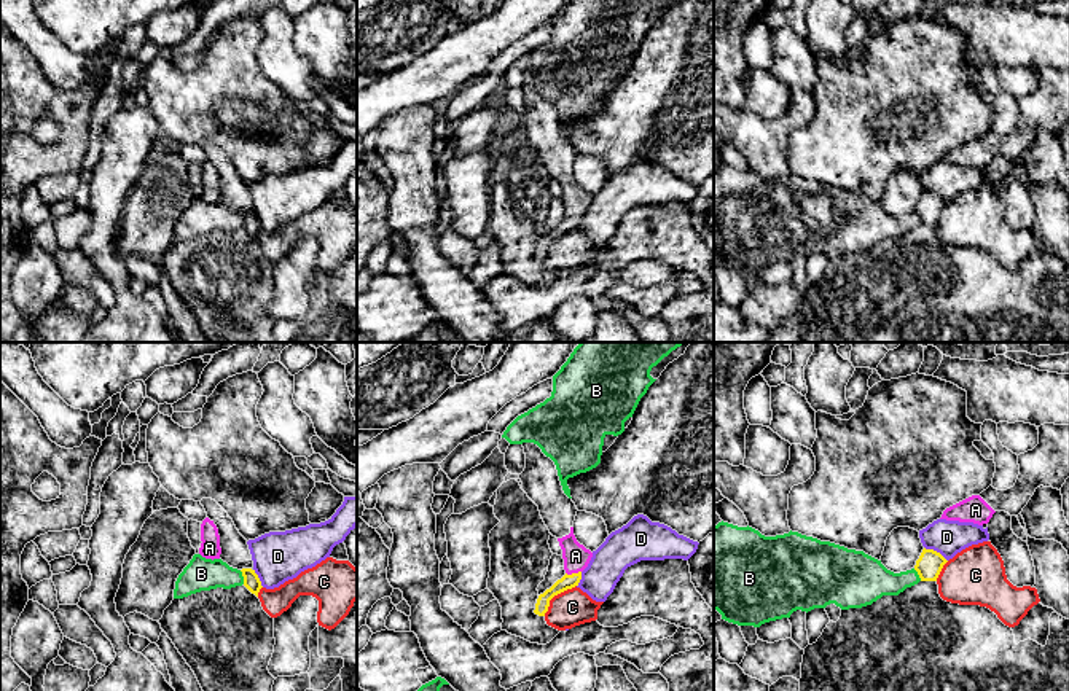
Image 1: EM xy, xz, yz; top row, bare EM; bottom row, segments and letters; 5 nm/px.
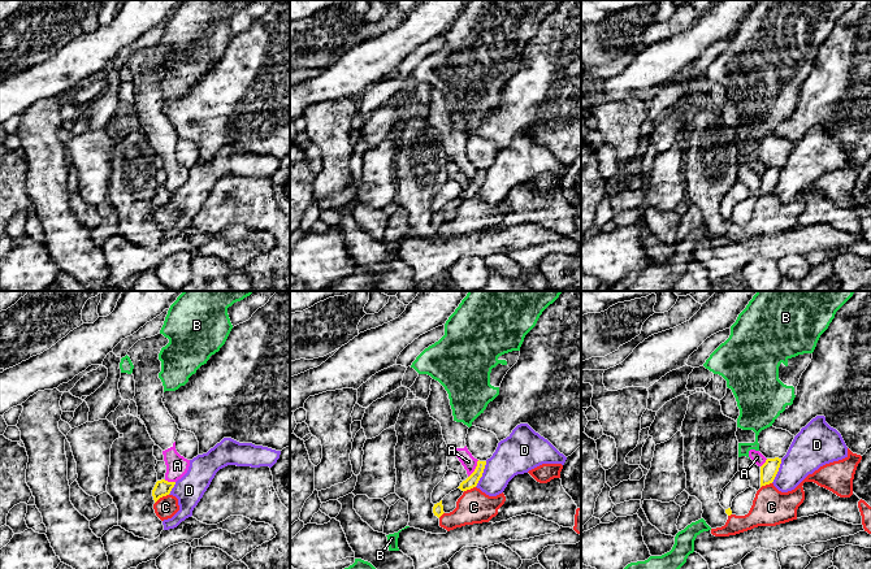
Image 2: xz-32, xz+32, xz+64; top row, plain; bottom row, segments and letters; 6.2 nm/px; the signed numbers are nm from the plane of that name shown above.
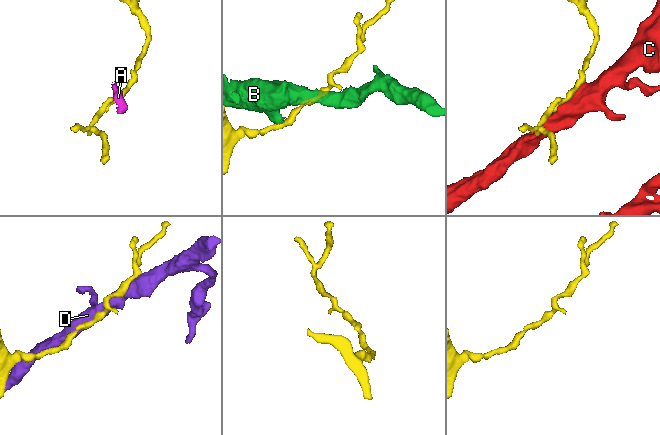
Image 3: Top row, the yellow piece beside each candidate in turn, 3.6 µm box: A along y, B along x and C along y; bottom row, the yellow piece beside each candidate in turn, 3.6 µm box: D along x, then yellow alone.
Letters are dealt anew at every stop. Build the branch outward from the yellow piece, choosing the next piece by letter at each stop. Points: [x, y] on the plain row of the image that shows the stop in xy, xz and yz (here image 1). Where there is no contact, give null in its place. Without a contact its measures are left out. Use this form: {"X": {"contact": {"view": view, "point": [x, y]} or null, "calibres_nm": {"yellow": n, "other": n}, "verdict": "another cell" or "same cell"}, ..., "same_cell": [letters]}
{"A": {"contact": {"view": "xz", "point": [572, 217]}, "calibres_nm": {"yellow": 80, "other": 130}, "verdict": "another cell"}, "B": {"contact": {"view": "xy", "point": [242, 218]}, "calibres_nm": {"yellow": 80, "other": 170}, "verdict": "another cell"}, "C": {"contact": {"view": "xz", "point": [555, 238]}, "calibres_nm": {"yellow": 80, "other": 190}, "verdict": "another cell"}, "D": {"contact": {"view": "yz", "point": [935, 195]}, "calibres_nm": {"yellow": 130, "other": 180}, "verdict": "another cell"}, "same_cell": []}

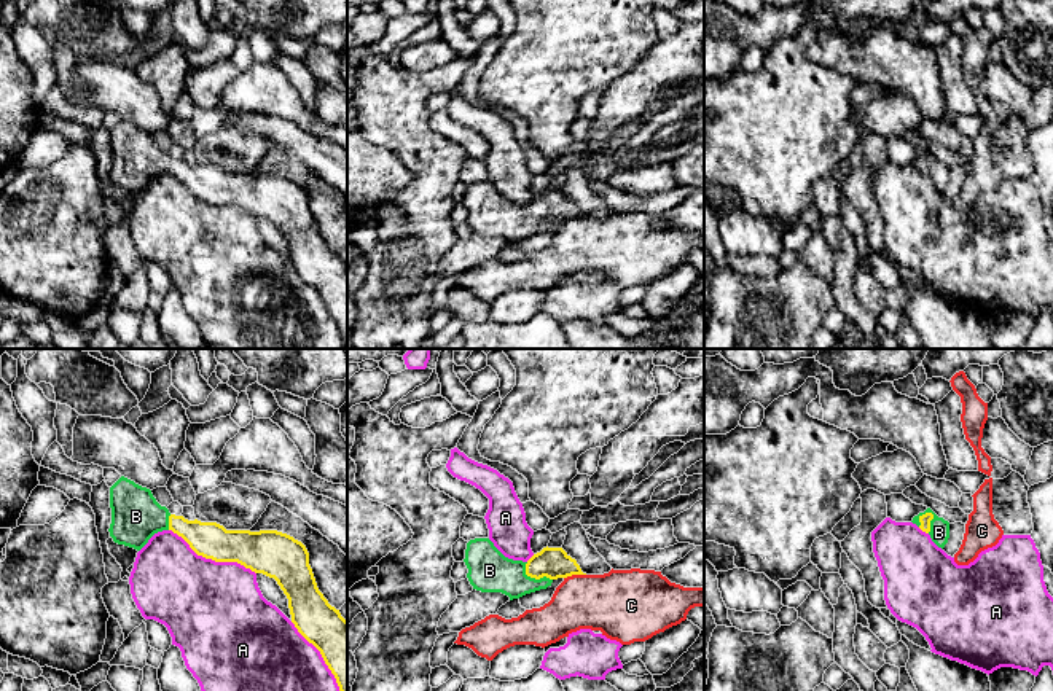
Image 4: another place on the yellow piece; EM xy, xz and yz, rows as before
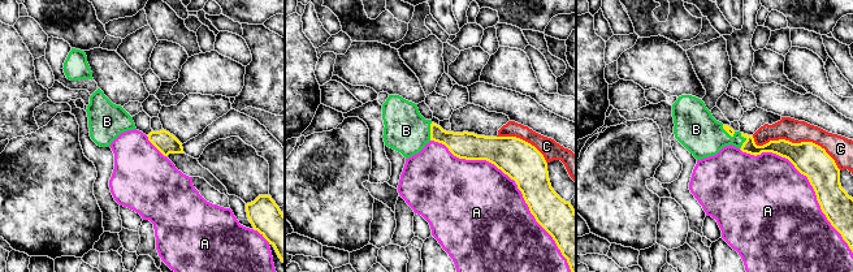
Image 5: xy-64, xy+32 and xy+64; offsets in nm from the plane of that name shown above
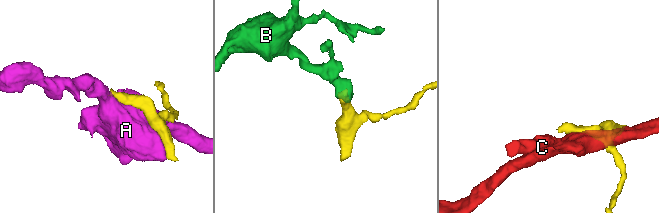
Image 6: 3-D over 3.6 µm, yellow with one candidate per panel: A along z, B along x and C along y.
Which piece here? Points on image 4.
{"A": {"contact": {"view": "xy", "point": [212, 203]}, "calibres_nm": {"yellow": 200, "other": 480}, "verdict": "another cell"}, "B": {"contact": {"view": "yz", "point": [931, 163]}, "calibres_nm": {"yellow": 60, "other": 100}, "verdict": "same cell"}, "C": {"contact": {"view": "xz", "point": [574, 217]}, "calibres_nm": {"yellow": 160, "other": 300}, "verdict": "another cell"}, "same_cell": ["B"]}

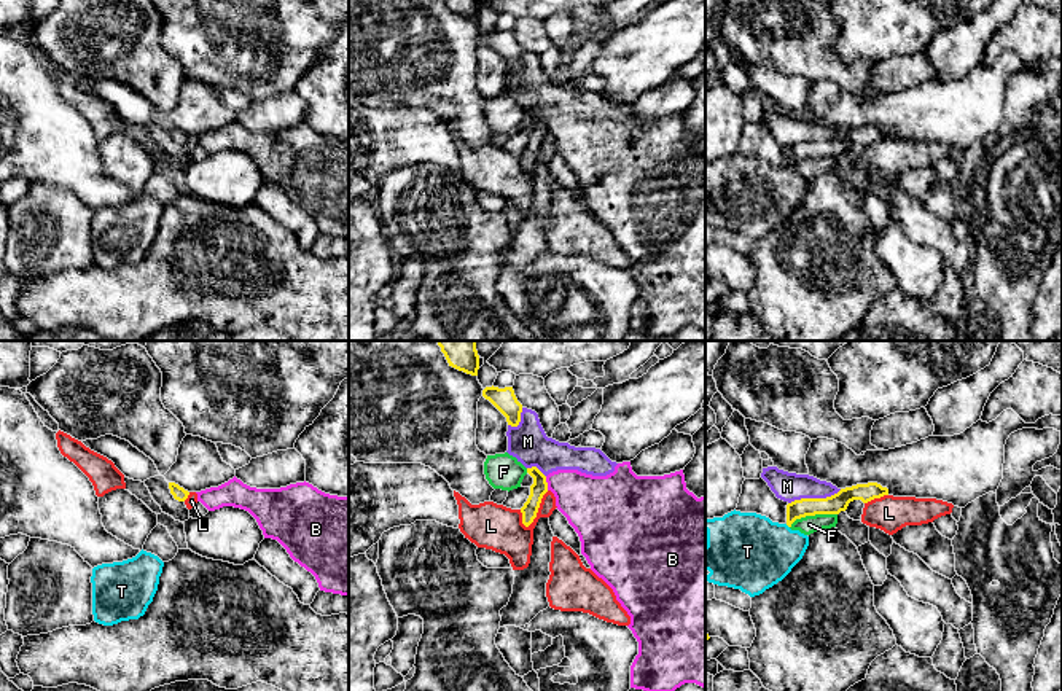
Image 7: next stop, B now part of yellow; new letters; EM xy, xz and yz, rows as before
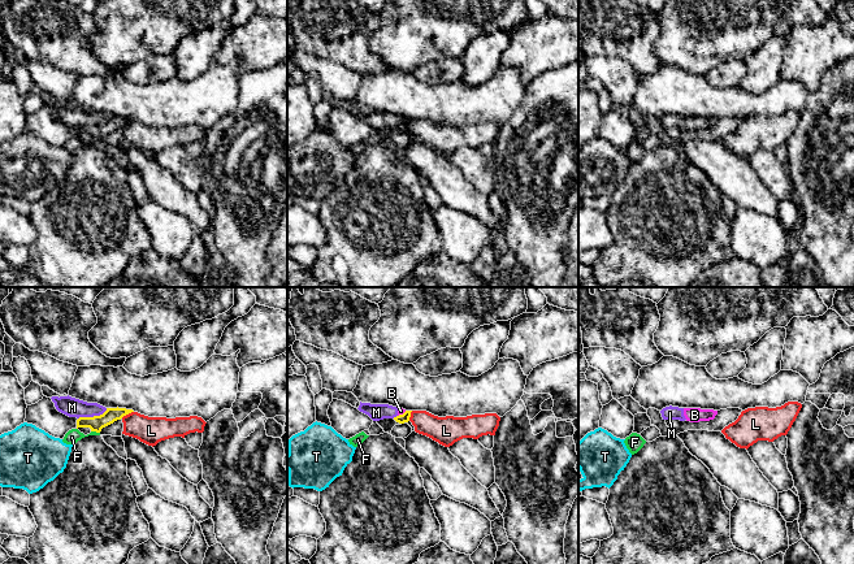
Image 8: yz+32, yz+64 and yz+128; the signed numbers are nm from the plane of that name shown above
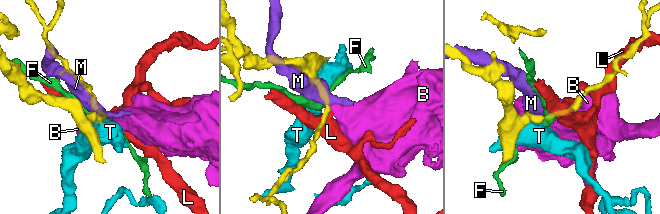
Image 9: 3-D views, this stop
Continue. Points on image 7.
{"B": {"contact": {"view": "xz", "point": [546, 126]}, "calibres_nm": {"yellow": 80, "other": 280}, "verdict": "another cell"}, "F": {"contact": {"view": "yz", "point": [812, 158]}, "calibres_nm": {"yellow": 100, "other": 90}, "verdict": "another cell"}, "L": {"contact": {"view": "xz", "point": [537, 153]}, "calibres_nm": {"yellow": 80, "other": 240}, "verdict": "another cell"}, "M": {"contact": {"view": "yz", "point": [814, 142]}, "calibres_nm": {"yellow": 100, "other": 140}, "verdict": "another cell"}, "T": {"contact": null, "verdict": "another cell"}, "same_cell": []}

